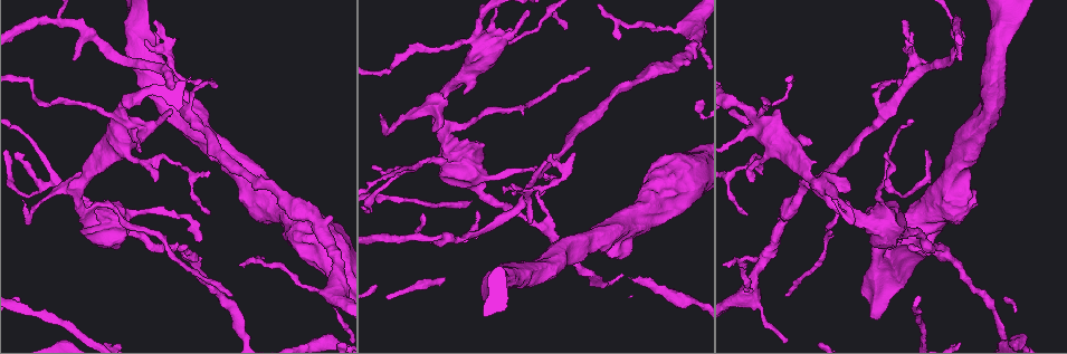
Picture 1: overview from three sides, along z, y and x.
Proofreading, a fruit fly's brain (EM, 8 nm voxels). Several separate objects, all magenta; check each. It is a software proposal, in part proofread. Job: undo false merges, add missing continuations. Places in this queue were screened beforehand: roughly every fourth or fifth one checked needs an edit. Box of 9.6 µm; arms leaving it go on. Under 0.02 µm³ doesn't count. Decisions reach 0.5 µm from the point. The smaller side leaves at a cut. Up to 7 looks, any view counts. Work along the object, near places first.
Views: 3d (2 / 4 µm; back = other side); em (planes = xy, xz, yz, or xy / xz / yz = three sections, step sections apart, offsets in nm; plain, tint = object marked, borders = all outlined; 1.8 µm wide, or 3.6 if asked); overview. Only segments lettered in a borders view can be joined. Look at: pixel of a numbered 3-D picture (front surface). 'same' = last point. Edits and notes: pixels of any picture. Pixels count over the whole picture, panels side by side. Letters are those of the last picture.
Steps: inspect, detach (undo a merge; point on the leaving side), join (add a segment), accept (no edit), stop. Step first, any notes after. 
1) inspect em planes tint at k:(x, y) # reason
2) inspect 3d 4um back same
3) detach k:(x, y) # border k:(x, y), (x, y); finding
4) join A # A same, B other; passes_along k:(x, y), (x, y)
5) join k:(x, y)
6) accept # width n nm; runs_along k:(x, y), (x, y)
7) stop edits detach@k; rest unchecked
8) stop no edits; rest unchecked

inspect 3d 4um at 1:(60, 22) # three-way junction

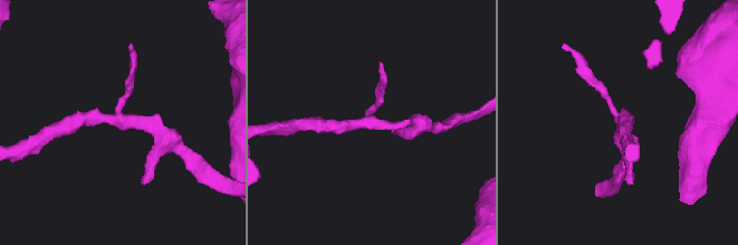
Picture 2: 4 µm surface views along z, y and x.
inspect em planes tint at 2:(121, 121) # arms 3

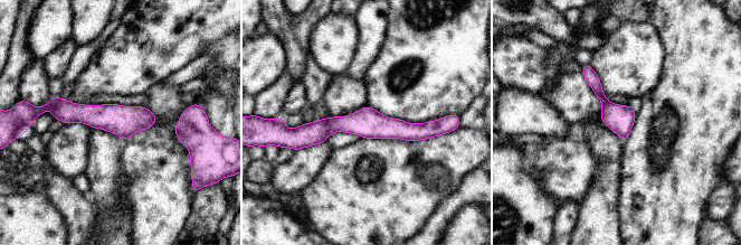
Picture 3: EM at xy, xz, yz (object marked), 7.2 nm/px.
inspect em planes borders same # what lies round it

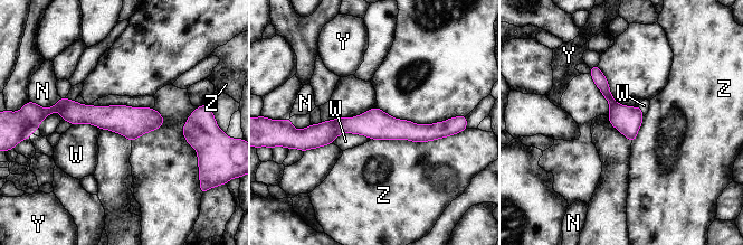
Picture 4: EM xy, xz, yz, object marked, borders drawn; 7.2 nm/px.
accept # N other, W other, Y other, Z other; border 4:(370, 139), (341, 133), (331, 143); all the same neuron

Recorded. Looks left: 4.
inspect 3d 2um at 1:(916, 73) # branch point

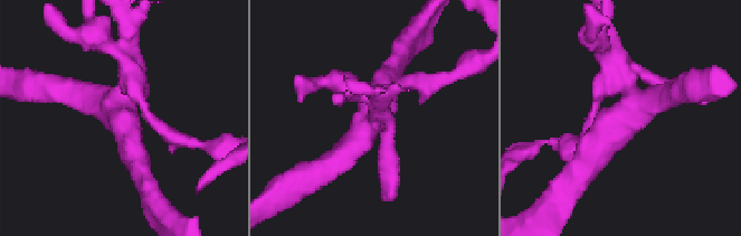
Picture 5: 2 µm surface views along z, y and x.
inspect em planes tint at 5:(119, 113)

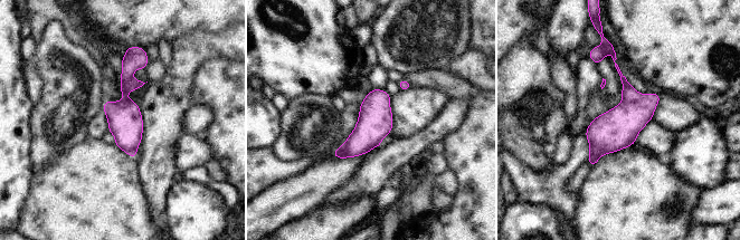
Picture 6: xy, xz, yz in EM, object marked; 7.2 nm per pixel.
inspect em planes borders same

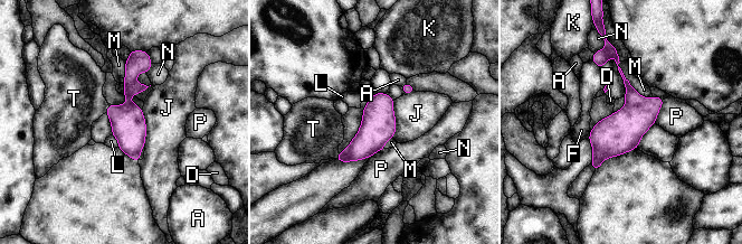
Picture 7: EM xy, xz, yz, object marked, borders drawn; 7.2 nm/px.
detach 7:(600, 57) # width 240 nm; A other, D other, F other, J other, K other, L other, M other, N other, P other, T other; border 7:(606, 48), (611, 56); a second neuron is stuck on

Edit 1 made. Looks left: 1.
stop edits detach@7; rest unchecked

